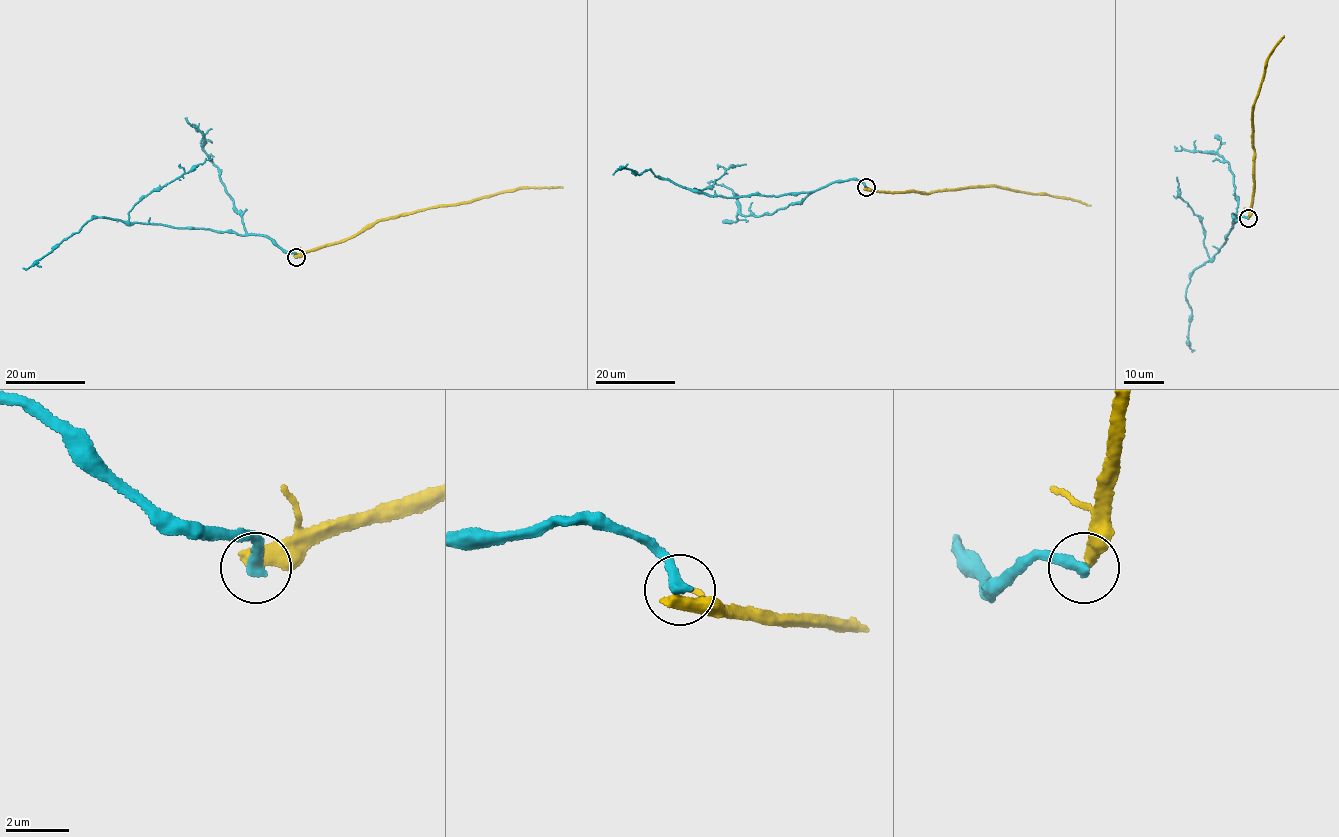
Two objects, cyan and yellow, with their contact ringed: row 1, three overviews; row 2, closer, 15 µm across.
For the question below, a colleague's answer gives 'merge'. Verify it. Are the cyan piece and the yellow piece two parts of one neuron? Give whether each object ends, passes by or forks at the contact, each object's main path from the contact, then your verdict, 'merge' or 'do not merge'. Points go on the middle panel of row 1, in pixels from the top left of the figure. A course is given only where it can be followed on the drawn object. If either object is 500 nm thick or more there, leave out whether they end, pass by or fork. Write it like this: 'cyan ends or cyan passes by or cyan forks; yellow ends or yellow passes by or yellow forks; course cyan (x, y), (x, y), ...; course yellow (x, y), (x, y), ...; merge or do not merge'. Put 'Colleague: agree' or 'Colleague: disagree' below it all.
cyan ends; yellow ends; course cyan (865, 188), (850, 179), (808, 192), (733, 197), (690, 191), (649, 169), (637, 174), (621, 167), (613, 174); course yellow (865, 188), (877, 192), (924, 193), (981, 187), (1006, 188), (1073, 199), (1090, 206); do not merge
Colleague: disagree

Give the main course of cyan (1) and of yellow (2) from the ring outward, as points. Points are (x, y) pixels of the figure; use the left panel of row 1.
1: (295, 257), (294, 252), (283, 251), (268, 238), (257, 234), (94, 217), (28, 269), (23, 268)
2: (295, 256), (344, 242), (380, 220), (441, 205), (469, 203), (518, 189), (562, 187)

